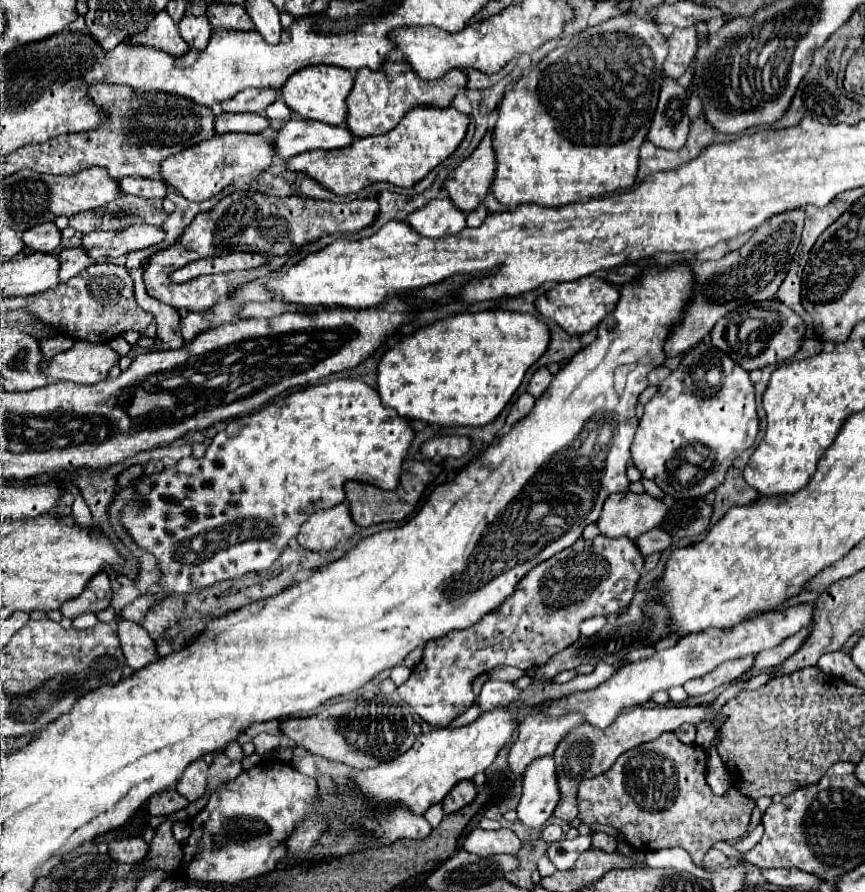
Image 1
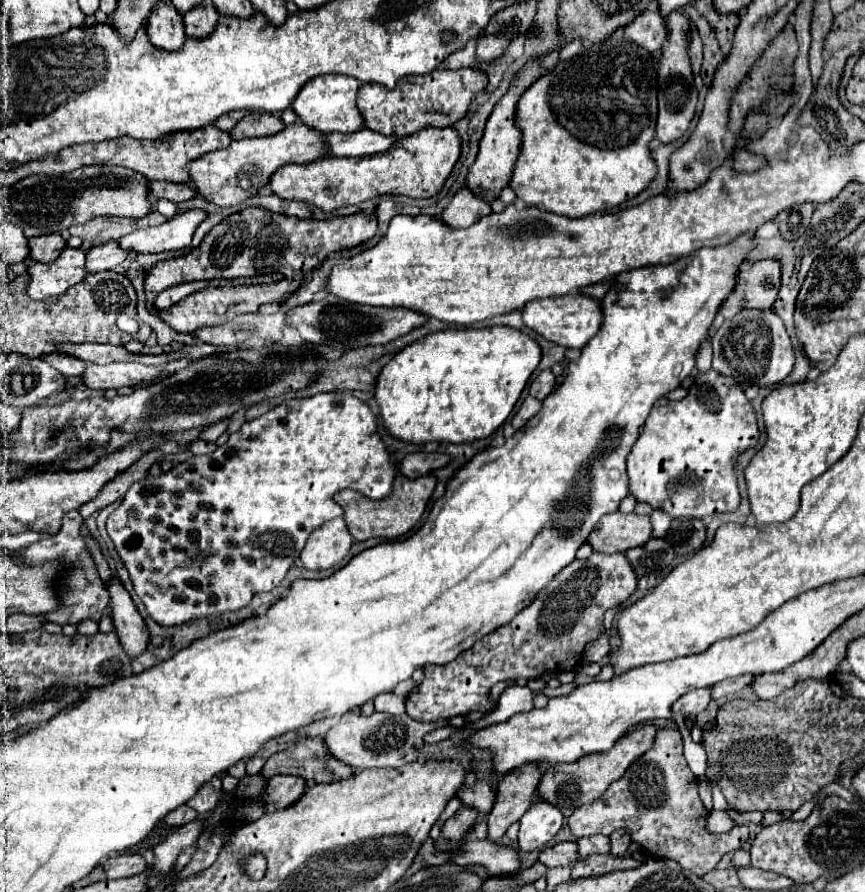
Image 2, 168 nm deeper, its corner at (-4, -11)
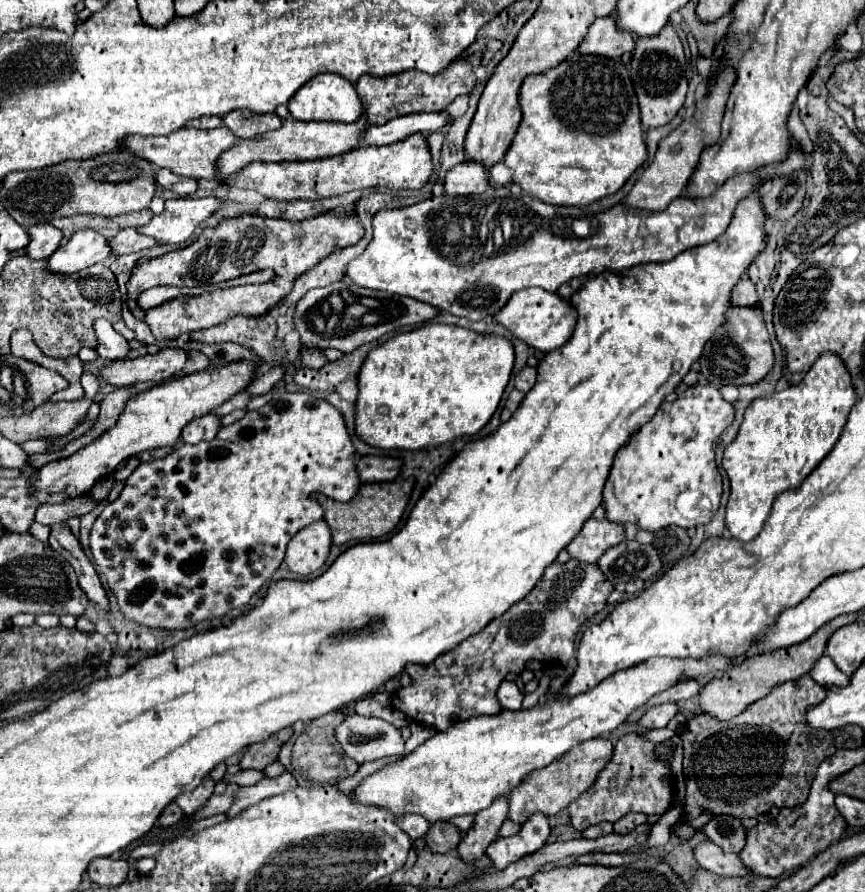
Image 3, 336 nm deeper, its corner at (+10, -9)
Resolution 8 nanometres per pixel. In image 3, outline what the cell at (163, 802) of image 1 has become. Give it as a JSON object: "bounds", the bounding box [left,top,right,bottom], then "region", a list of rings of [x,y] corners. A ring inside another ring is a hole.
{"bounds":[158,802,184,826],"region":[[[172,802],[172,804],[168,804],[168,808],[160,814],[158,824],[160,824],[160,826],[172,826],[172,824],[180,822],[182,816],[184,816],[184,812],[180,810],[180,806],[178,806],[176,802]]]}

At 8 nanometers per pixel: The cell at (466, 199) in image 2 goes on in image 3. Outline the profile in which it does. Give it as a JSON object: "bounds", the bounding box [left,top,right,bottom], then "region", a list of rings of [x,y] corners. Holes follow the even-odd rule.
{"bounds":[444,160,490,194],"region":[[[464,160],[450,168],[444,178],[444,192],[448,194],[478,194],[490,184],[490,168],[476,160]]]}

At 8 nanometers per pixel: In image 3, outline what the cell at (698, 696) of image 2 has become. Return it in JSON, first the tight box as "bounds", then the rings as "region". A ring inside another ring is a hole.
{"bounds":[640,702,678,730],"region":[[[666,702],[666,704],[658,704],[654,708],[650,708],[642,718],[640,718],[640,726],[646,730],[654,730],[654,728],[666,728],[666,724],[670,722],[670,718],[678,712],[676,702]]]}

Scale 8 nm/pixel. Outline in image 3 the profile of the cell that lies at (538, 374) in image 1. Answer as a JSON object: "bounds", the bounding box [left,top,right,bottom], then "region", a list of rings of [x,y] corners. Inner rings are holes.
{"bounds":[514,366,536,392],"region":[[[524,366],[514,378],[514,384],[520,392],[528,392],[534,386],[534,382],[536,382],[536,368],[532,366]]]}

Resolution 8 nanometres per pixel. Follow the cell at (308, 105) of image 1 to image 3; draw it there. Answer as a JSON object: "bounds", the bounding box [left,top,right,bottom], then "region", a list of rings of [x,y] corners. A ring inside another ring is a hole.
{"bounds":[288,74,364,122],"region":[[[320,74],[314,76],[312,80],[308,80],[308,84],[304,84],[304,88],[300,88],[300,92],[296,92],[296,96],[292,96],[292,100],[288,102],[290,114],[294,120],[336,120],[336,122],[354,122],[362,116],[364,108],[362,108],[362,100],[356,94],[356,88],[352,82],[348,82],[346,78],[342,78],[340,74]]]}

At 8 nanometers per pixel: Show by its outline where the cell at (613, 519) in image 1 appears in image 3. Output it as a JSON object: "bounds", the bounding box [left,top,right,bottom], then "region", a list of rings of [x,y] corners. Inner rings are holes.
{"bounds":[566,518,624,564],"region":[[[590,518],[582,526],[582,532],[566,546],[566,552],[574,560],[592,564],[598,562],[608,548],[620,544],[622,540],[624,540],[624,528],[620,528],[620,524]]]}

